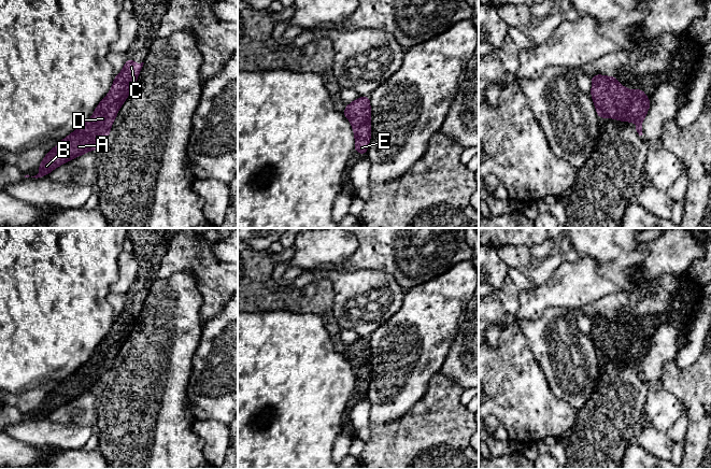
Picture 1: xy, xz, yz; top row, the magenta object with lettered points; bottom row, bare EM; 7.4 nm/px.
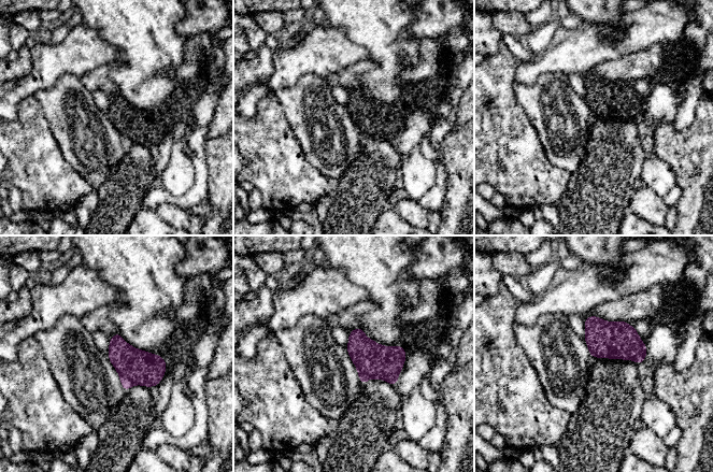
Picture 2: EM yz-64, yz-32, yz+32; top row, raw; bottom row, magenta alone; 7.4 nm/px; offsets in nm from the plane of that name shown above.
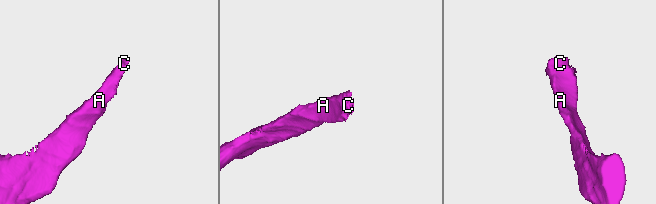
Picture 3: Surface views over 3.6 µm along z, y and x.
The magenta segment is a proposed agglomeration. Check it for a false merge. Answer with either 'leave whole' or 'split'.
leave whole

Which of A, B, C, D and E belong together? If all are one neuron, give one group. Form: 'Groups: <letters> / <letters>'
Groups: A B C D E

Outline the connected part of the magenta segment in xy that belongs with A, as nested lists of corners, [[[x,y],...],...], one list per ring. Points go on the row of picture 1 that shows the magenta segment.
[[[128,57],[122,72],[114,76],[110,93],[99,102],[93,116],[66,139],[59,141],[39,165],[39,173],[31,177],[46,176],[57,167],[77,156],[91,150],[102,150],[118,110],[133,88],[143,63],[136,63]]]

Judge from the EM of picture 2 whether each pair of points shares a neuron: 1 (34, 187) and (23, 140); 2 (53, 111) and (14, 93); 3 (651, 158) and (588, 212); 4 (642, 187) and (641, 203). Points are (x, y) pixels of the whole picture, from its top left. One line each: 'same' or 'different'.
1: same
2: different
3: different
4: same

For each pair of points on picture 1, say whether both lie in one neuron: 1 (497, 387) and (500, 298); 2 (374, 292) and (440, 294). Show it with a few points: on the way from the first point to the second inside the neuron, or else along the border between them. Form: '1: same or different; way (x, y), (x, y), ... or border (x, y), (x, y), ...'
1: same; way (508, 365), (507, 321)
2: different; border (406, 290), (400, 308), (393, 315)

